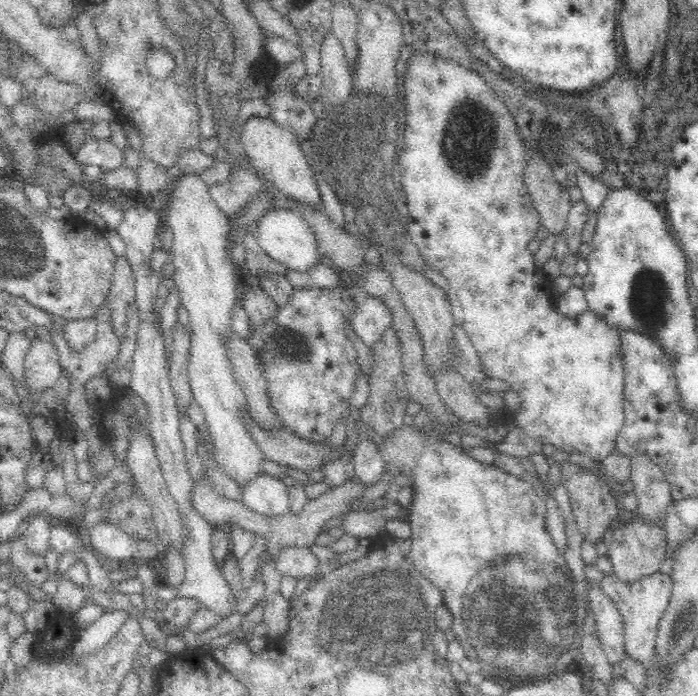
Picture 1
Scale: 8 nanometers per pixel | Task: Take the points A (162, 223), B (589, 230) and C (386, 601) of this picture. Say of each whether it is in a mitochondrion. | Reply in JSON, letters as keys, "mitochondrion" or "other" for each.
{"A":"other","B":"other","C":"mitochondrion"}

